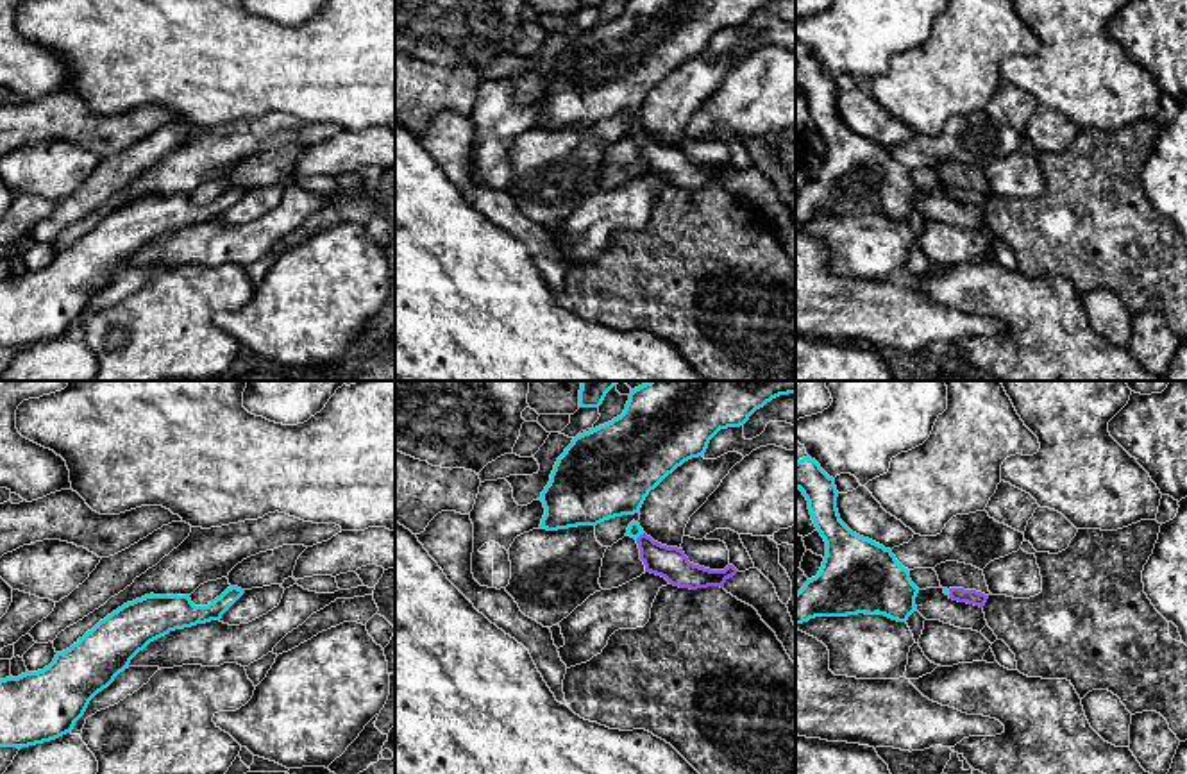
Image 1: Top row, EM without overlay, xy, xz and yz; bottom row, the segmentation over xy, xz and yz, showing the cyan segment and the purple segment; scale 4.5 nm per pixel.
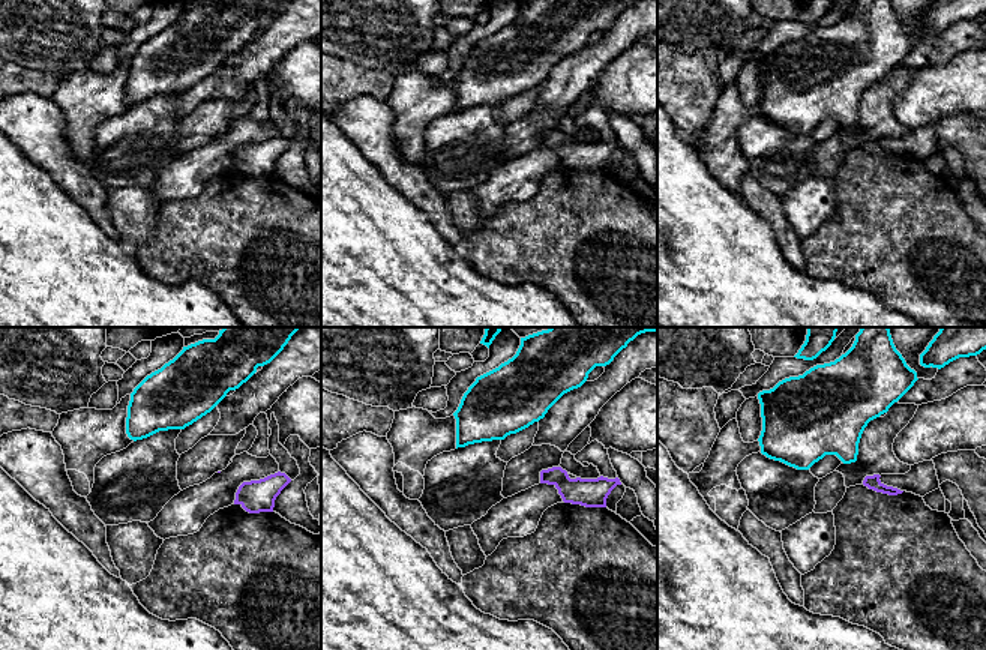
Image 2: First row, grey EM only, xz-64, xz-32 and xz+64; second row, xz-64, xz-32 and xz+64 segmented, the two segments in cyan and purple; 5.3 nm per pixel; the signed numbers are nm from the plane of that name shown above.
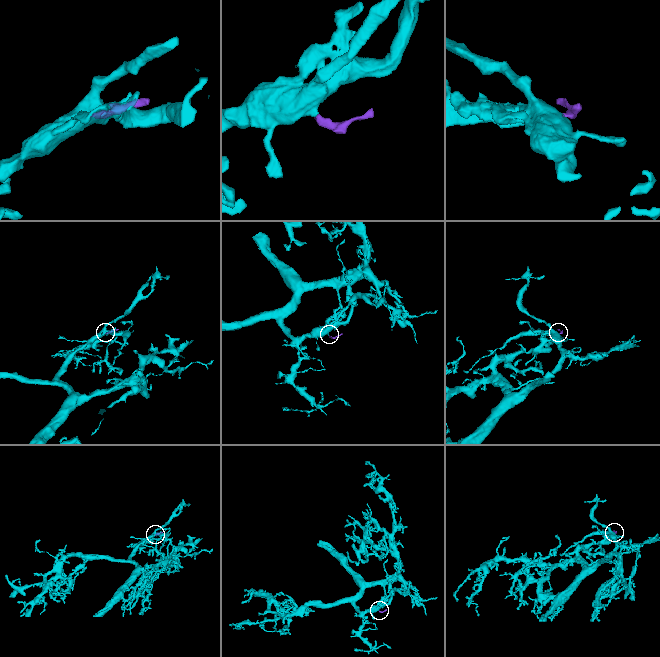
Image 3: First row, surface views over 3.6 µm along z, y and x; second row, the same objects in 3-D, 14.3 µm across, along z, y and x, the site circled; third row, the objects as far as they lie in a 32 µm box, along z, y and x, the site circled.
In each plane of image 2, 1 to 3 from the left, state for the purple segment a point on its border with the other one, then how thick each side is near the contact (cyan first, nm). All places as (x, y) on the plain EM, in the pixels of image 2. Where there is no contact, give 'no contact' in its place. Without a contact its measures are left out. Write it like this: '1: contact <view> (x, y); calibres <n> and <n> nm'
1: no contact
2: no contact
3: no contact

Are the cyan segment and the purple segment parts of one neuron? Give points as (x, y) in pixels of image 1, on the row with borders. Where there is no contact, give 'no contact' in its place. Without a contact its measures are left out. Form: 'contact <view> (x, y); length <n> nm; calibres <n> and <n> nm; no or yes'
contact xz (639, 535); length 50 nm; calibres 60 and 140 nm; yes

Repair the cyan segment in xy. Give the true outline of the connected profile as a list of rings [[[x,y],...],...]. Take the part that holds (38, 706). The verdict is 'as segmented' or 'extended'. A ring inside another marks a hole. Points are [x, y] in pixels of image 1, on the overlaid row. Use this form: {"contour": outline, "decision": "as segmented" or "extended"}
{"contour": [[[238,586],[227,588],[207,606],[195,606],[189,595],[145,595],[132,602],[123,604],[104,620],[100,620],[91,631],[88,631],[70,649],[57,652],[54,661],[38,672],[25,672],[18,677],[0,679],[0,747],[29,747],[43,742],[55,740],[70,733],[75,722],[84,715],[89,701],[107,688],[114,677],[129,669],[130,660],[143,651],[150,642],[168,635],[175,629],[220,620],[222,615],[243,595]]], "decision": "as segmented"}

